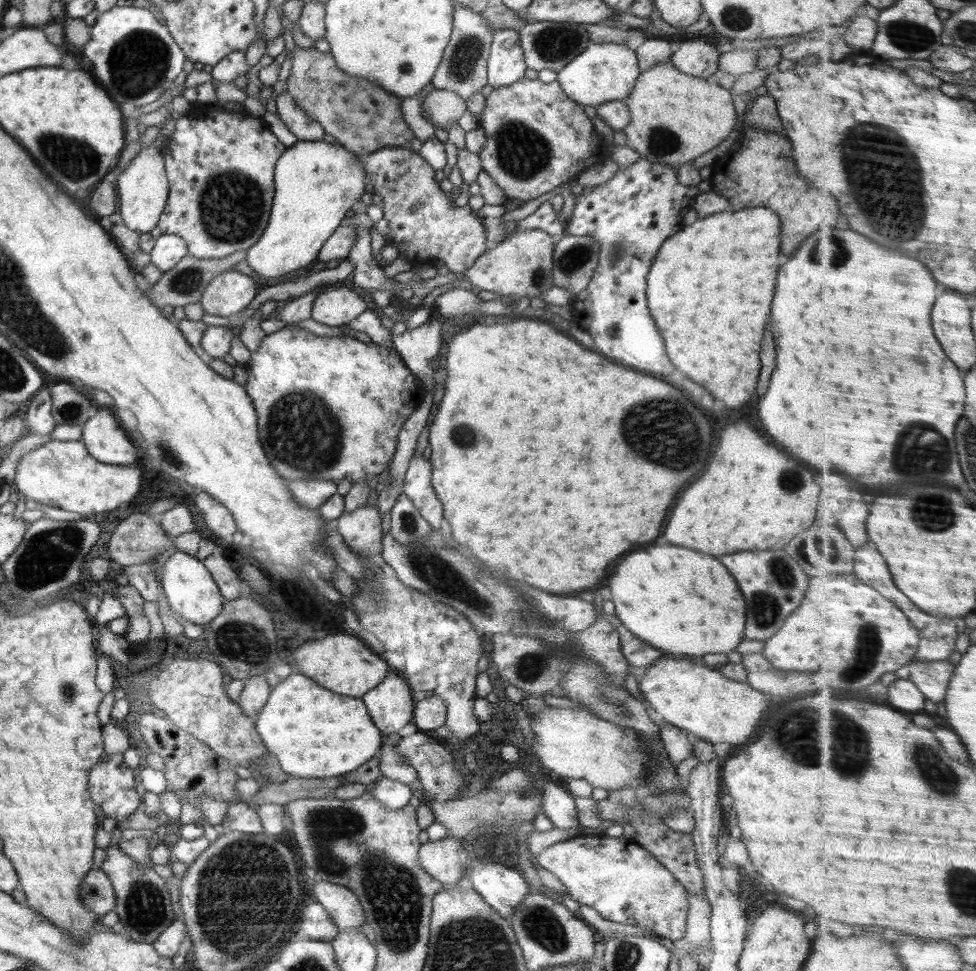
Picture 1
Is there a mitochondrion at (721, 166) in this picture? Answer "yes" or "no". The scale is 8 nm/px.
no

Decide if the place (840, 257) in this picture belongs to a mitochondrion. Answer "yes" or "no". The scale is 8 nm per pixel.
no

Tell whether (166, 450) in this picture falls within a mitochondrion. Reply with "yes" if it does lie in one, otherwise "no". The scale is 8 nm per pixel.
yes

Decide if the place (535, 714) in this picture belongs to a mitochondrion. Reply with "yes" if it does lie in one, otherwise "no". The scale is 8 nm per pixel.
no

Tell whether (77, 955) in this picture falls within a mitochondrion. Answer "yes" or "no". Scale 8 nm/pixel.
no

